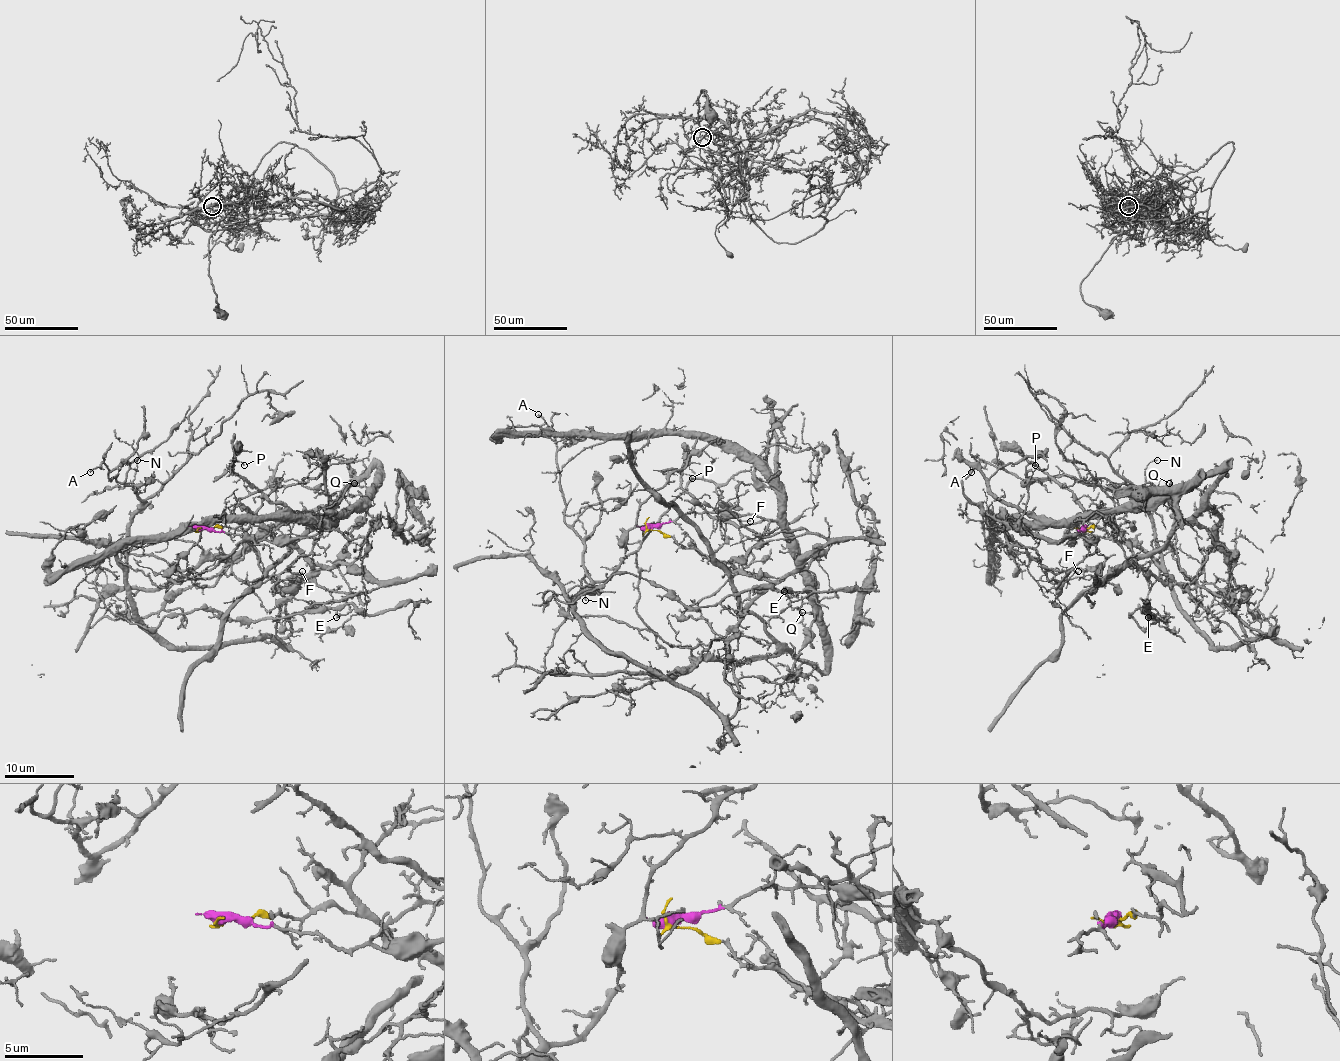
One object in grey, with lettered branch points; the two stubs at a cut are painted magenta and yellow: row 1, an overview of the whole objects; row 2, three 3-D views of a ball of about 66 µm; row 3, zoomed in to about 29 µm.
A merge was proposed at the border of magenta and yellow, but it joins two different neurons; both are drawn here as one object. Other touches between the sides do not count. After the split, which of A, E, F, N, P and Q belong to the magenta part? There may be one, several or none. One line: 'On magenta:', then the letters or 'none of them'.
On magenta: F, P, Q

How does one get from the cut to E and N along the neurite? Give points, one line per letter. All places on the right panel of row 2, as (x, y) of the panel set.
E: (1086, 530), (1274, 638), (1215, 647), (1152, 540), (1149, 617)
N: (1086, 530), (1114, 526), (1140, 567), (1215, 591), (1274, 638), (1215, 647), (1191, 621), (1131, 497), (1157, 460)

